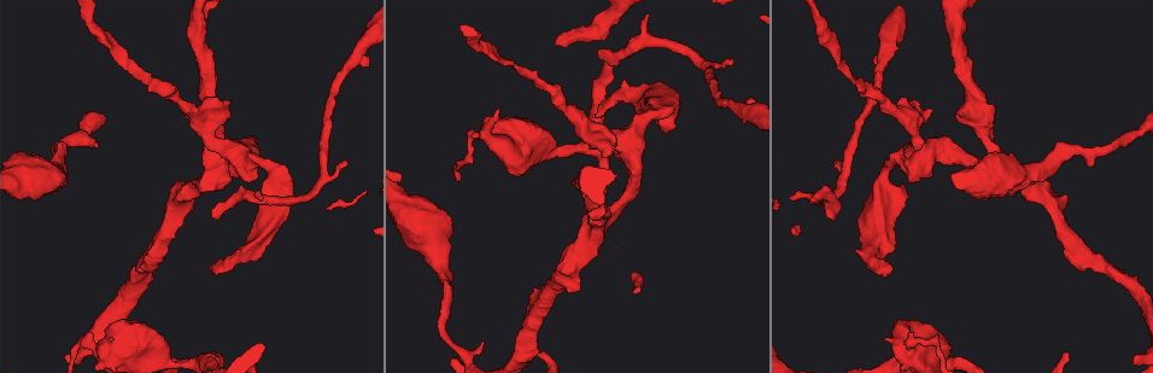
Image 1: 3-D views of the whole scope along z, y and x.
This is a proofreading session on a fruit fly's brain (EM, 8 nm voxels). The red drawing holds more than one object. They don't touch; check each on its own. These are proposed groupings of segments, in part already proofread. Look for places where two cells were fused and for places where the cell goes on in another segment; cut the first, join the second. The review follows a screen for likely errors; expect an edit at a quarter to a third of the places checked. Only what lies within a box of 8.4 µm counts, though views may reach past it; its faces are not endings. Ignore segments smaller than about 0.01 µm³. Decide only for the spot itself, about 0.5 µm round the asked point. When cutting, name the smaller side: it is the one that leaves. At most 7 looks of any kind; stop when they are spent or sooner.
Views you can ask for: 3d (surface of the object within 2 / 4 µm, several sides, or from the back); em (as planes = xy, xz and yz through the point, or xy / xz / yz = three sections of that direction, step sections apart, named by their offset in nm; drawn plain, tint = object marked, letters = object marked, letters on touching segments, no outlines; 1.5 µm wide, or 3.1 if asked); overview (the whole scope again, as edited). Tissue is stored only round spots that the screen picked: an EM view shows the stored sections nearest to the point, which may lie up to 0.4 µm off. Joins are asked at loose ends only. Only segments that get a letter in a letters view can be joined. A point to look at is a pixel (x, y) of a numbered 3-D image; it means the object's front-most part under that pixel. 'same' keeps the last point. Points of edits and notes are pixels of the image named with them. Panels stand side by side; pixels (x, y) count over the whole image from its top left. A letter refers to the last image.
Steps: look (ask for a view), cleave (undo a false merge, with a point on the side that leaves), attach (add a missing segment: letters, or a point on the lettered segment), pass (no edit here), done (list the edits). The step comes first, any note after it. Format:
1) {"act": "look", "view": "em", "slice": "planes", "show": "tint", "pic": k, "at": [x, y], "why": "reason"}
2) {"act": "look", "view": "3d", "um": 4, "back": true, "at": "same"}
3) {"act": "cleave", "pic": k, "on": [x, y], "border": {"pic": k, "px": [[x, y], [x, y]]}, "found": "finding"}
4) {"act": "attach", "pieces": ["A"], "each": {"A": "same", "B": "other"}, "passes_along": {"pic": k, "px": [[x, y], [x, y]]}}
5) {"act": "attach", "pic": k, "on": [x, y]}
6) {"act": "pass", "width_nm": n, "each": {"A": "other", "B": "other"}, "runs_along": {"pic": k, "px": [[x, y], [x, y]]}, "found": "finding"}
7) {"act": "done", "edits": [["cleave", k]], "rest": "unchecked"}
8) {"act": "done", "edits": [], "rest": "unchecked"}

{"act": "look", "view": "3d", "um": 2, "pic": 1, "at": [828, 216], "why": "an open end"}

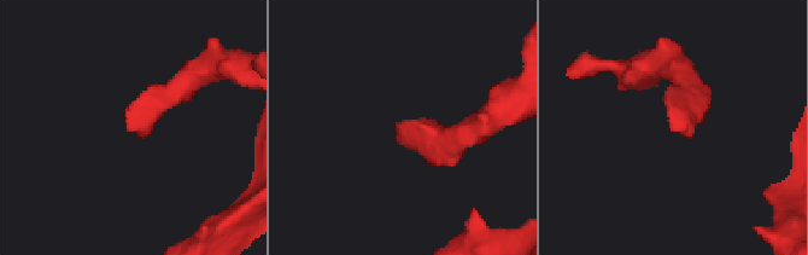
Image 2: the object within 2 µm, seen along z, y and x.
{"act": "look", "view": "em", "slice": "yz", "step": 4, "show": "letters", "pic": 2, "at": [398, 126], "why": "need the tissue"}

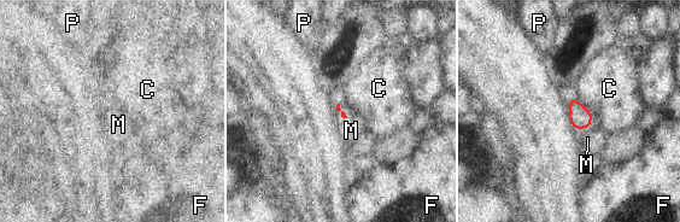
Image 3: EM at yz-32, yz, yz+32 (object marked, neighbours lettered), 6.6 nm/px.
{"act": "look", "view": "em", "slice": "xy", "step": 4, "show": "letters", "at": "same"}

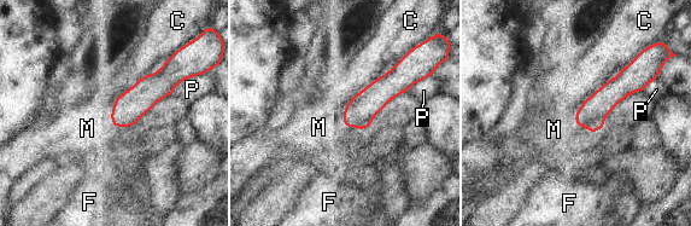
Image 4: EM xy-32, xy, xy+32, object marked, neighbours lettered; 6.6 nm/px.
{"act": "attach", "pieces": ["M"], "width_nm": 180, "each": {"C": "other", "F": "other", "M": "same", "P": "other"}, "passes_along": {"pic": 4, "px": [[139, 99], [111, 120], [87, 128]]}, "found": "the cell continues"}

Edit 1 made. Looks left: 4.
{"act": "look", "view": "overview"}

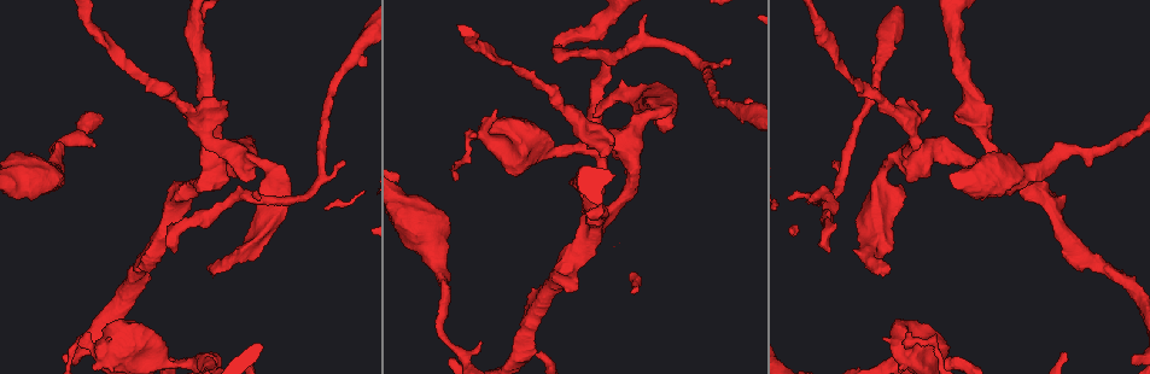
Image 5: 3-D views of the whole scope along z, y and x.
{"act": "look", "view": "em", "slice": "planes", "show": "letters", "pic": 5, "at": [212, 271], "why": "long arm stops here"}

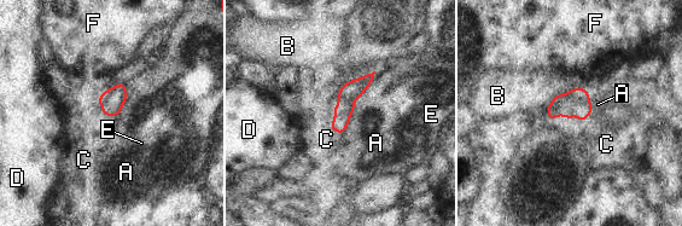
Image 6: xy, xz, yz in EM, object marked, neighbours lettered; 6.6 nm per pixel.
{"act": "attach", "pieces": ["C"], "each": {"A": "other", "B": "other", "C": "same", "D": "other", "E": "other", "F": "other"}, "passes_along": {"pic": 6, "px": [[347, 96], [334, 131], [326, 139]]}, "found": "it goes on there"}

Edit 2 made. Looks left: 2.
{"act": "done", "edits": [["attach", 4], ["attach", 6]], "rest": "unchecked"}

